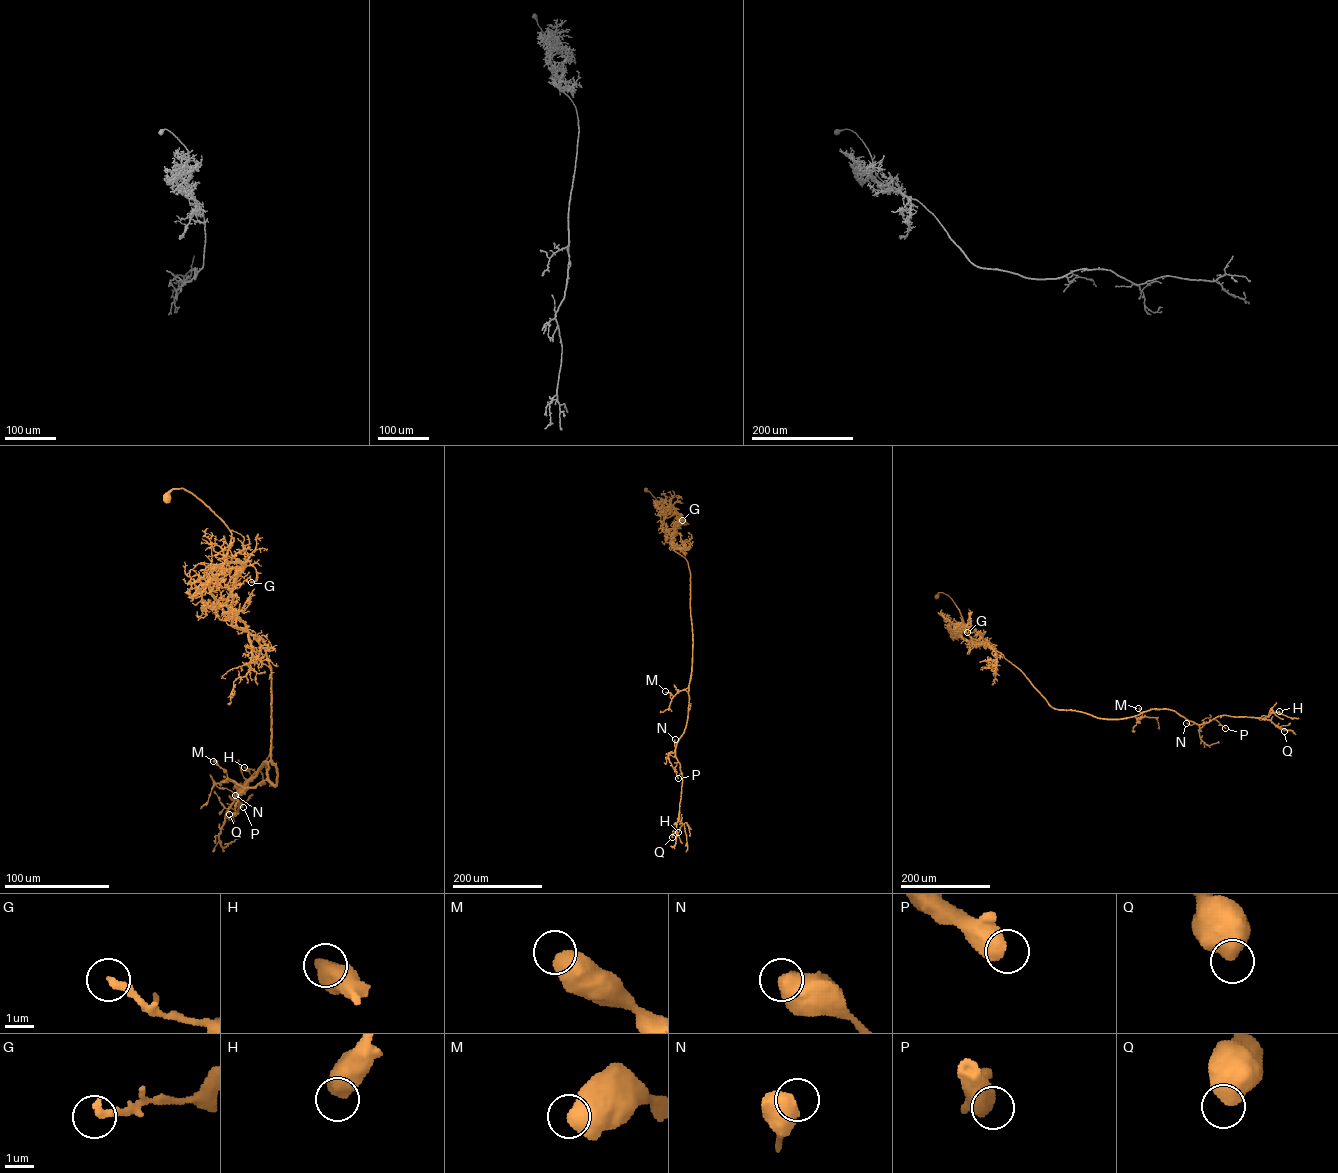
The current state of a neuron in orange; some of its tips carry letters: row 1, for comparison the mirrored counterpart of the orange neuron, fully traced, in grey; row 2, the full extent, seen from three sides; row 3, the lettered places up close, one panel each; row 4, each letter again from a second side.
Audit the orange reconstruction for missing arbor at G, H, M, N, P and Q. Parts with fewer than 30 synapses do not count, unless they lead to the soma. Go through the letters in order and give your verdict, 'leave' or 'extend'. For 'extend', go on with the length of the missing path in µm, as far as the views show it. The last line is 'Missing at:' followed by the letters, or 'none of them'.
G: leave
H: leave
M: leave
N: leave
P: leave
Q: leave
Missing at: none of them

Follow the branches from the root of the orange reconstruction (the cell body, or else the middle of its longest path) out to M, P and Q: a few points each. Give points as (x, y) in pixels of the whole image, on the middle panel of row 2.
M: (645, 490), (673, 513), (664, 523), (690, 573), (691, 679), (674, 696), (665, 691)
P: (645, 490), (673, 513), (664, 523), (690, 573), (692, 672), (686, 726), (675, 749), (678, 778)
Q: (645, 490), (673, 513), (664, 523), (690, 573), (692, 672), (686, 726), (675, 750), (682, 784), (672, 837)

